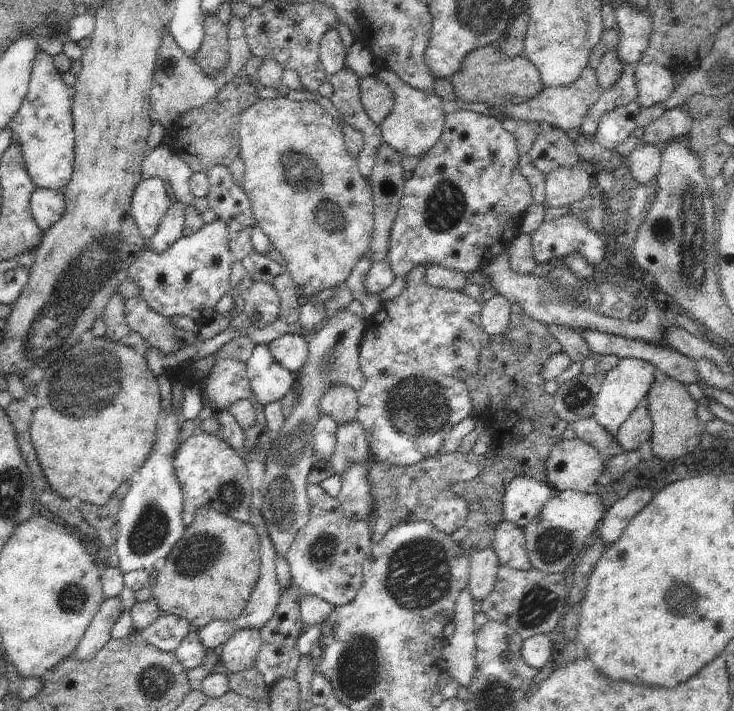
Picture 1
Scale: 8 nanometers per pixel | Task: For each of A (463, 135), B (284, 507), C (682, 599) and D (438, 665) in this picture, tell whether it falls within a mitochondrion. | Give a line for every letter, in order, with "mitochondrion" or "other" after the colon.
A: other
B: mitochondrion
C: mitochondrion
D: other

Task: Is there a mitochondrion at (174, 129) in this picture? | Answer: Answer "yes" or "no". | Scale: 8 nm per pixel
no

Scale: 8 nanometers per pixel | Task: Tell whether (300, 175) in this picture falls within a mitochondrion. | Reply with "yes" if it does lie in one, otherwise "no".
yes

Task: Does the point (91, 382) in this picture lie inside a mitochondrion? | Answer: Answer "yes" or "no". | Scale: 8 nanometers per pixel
yes

